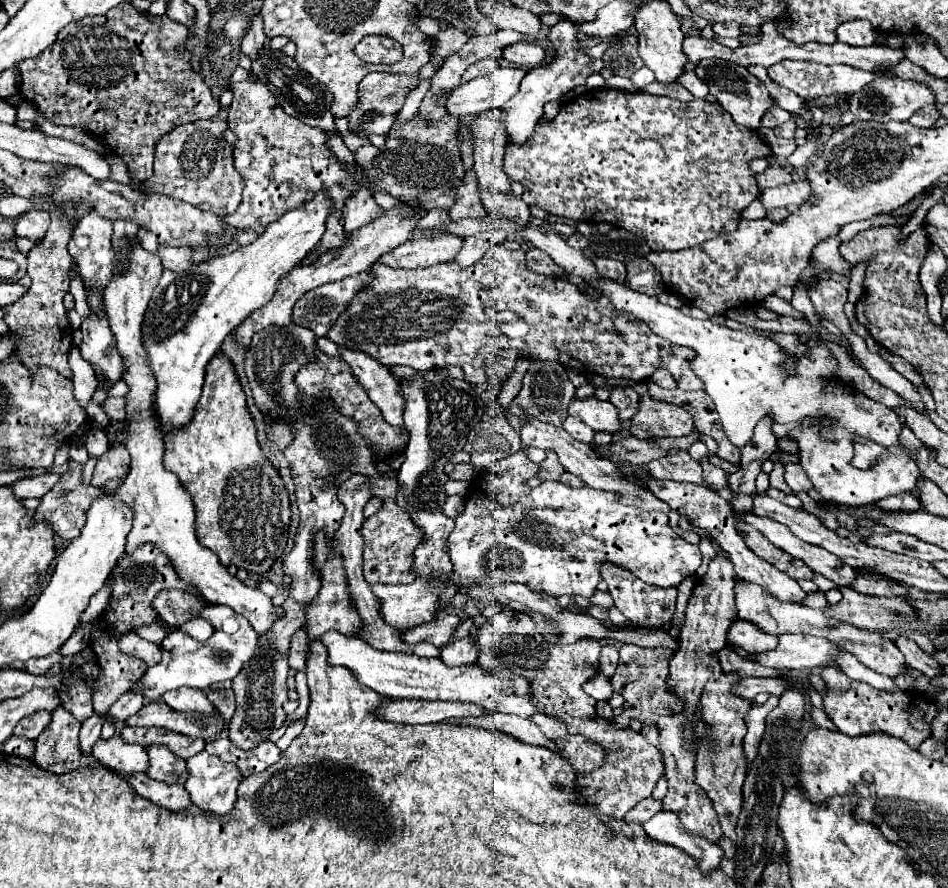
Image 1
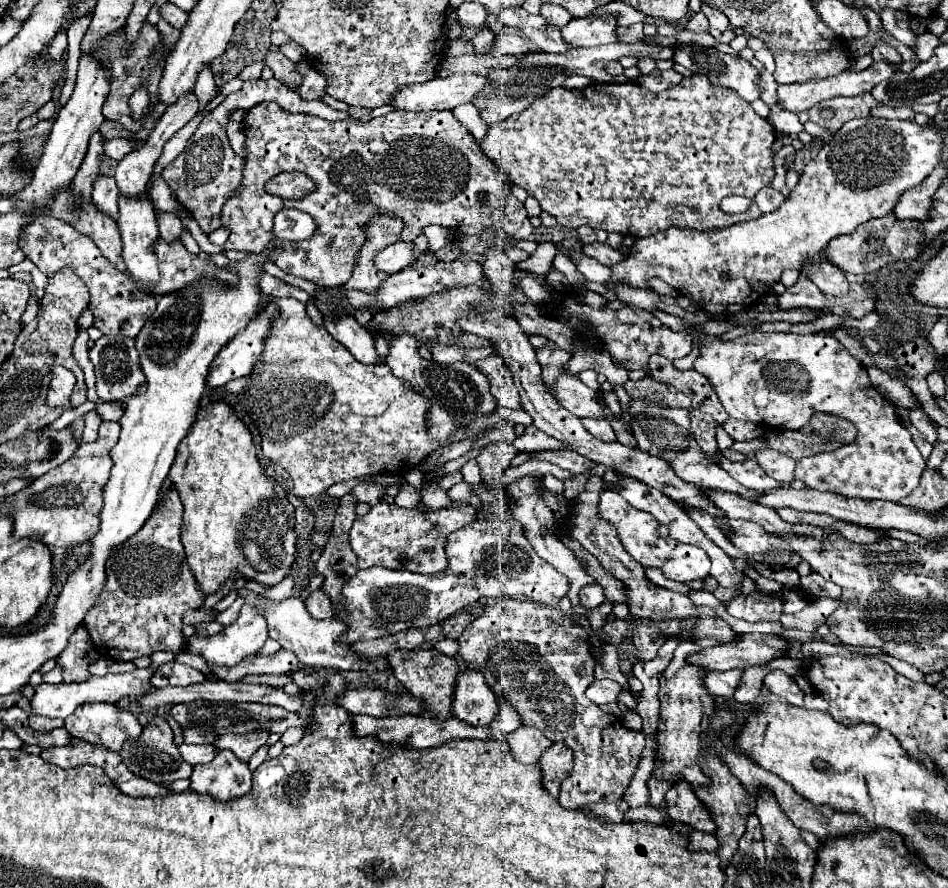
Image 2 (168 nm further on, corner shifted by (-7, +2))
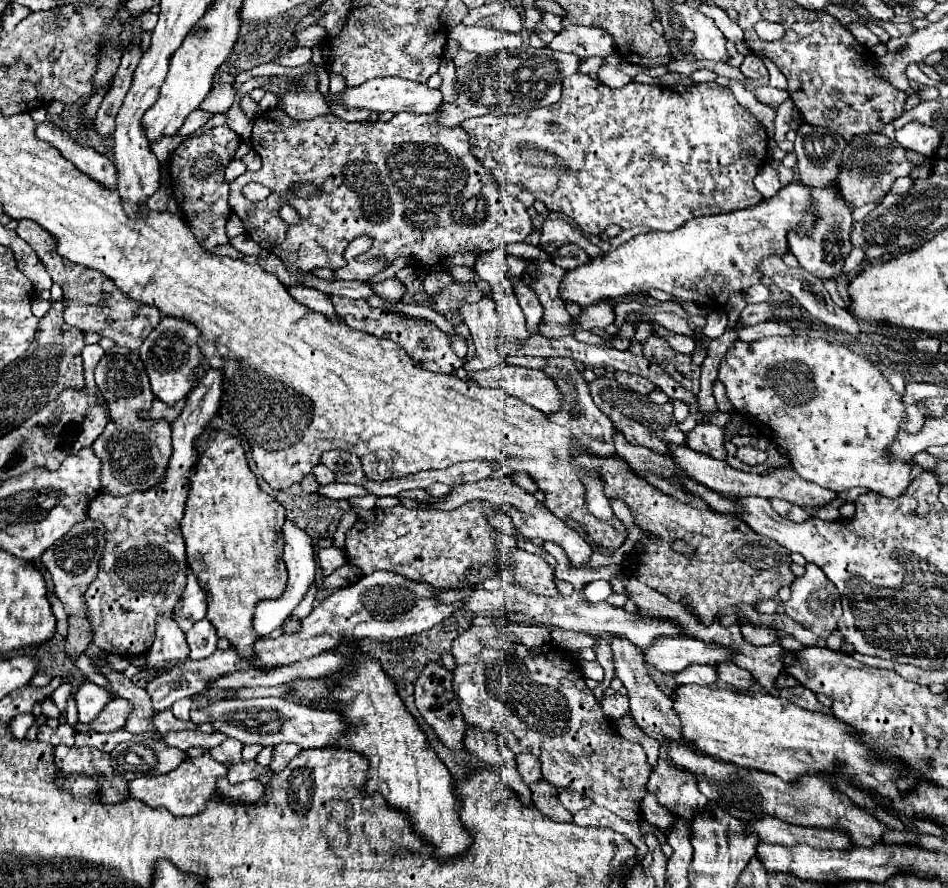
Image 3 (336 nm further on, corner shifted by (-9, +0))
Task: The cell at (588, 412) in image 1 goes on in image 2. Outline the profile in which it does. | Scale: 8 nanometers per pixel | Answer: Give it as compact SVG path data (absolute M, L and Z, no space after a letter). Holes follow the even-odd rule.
M560 375L548 389L554 399L560 401L560 405L572 415L604 419L596 391L584 385L576 375Z

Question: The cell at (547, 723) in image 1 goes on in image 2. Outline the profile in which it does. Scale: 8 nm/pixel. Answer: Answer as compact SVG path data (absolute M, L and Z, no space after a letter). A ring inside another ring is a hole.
M518 727L506 739L510 743L510 751L512 751L514 759L524 765L538 763L542 751L552 745L552 741L546 739L542 735L542 731L536 731L536 729L530 731L528 727Z

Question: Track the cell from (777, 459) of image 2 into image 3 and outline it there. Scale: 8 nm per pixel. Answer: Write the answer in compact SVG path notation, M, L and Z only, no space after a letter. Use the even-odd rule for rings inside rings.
M738 447L736 457L746 465L762 465L766 463L766 453L756 447Z

